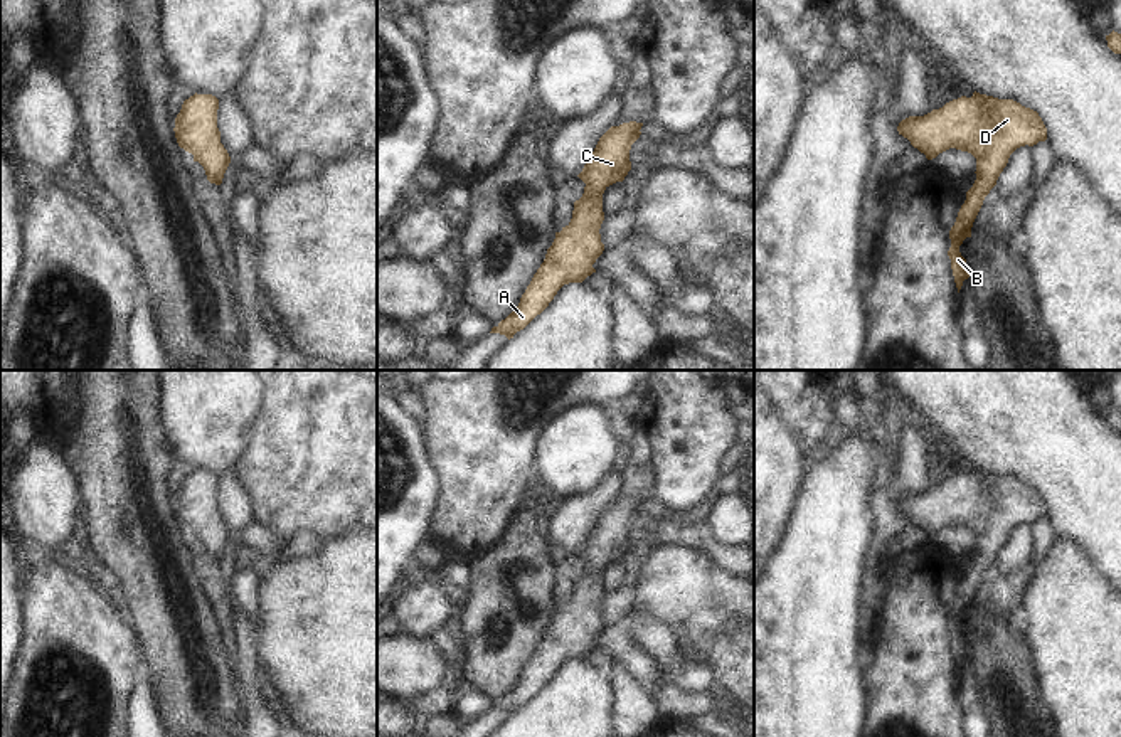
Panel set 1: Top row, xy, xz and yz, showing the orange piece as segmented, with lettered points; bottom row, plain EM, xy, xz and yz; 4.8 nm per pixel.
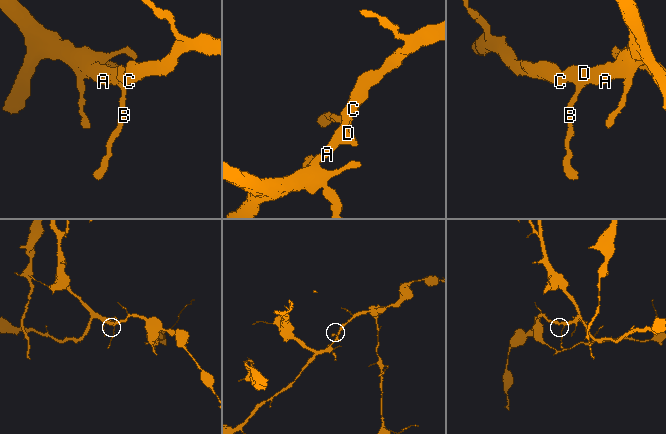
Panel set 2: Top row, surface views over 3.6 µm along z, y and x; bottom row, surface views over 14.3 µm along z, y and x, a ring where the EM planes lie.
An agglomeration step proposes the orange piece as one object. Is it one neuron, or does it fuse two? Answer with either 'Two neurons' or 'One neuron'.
One neuron.

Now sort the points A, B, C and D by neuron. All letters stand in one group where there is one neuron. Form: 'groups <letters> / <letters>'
groups A B C D

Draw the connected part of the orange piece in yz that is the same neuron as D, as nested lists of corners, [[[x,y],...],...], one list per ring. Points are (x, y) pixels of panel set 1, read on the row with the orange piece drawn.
[[[975,91],[971,98],[961,96],[924,116],[902,119],[897,131],[927,160],[949,148],[968,151],[976,158],[976,180],[966,192],[966,200],[949,231],[948,256],[959,293],[963,281],[970,278],[959,246],[971,237],[985,197],[996,185],[1010,155],[1020,146],[1045,141],[1047,128],[1037,111],[1013,99],[998,99]]]

